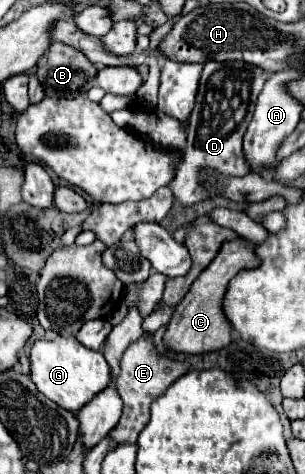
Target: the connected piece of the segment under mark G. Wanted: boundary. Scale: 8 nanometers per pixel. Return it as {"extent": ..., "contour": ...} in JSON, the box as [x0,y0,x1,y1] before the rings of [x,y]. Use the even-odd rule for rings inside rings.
{"extent":[30,320,112,412],"contour":[[[92,320],[78,330],[76,338],[58,336],[52,342],[50,340],[34,342],[30,350],[30,364],[32,364],[30,378],[36,384],[36,388],[46,398],[54,400],[58,406],[70,412],[78,412],[82,406],[86,406],[110,382],[110,366],[104,354],[98,352],[110,330],[112,324],[108,320]]]}

